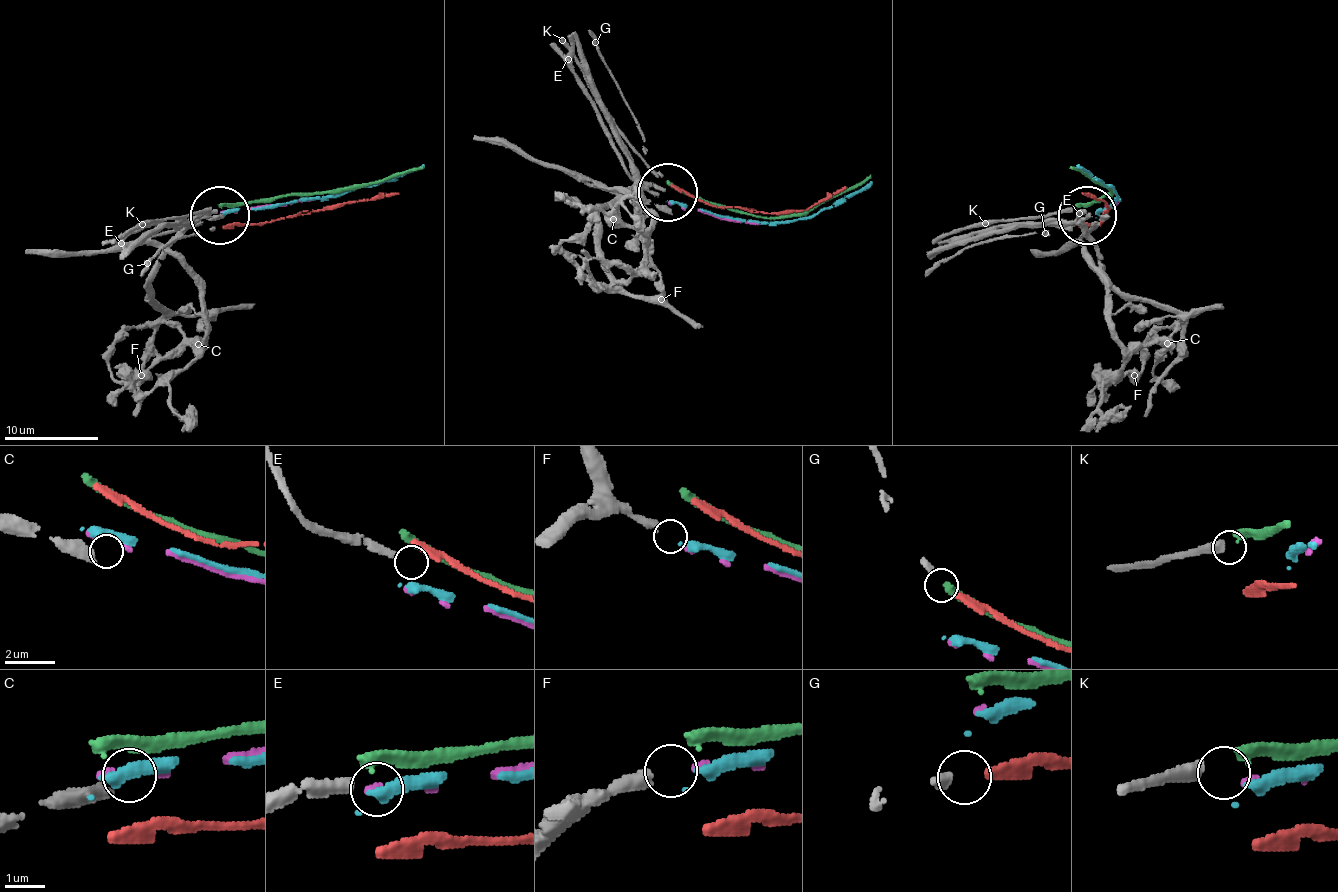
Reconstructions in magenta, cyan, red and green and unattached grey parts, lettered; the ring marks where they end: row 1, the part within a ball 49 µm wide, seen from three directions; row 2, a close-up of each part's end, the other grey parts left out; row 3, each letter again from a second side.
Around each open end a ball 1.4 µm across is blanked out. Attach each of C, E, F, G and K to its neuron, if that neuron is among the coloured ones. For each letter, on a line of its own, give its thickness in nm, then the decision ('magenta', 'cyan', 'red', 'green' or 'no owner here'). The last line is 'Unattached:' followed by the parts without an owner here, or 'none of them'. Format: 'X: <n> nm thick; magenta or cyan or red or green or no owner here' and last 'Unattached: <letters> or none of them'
C: 460 nm thick; no owner here
E: 320 nm thick; no owner here
F: 340 nm thick; magenta
G: 220 nm thick; red
K: 360 nm thick; green
Unattached: C, E

